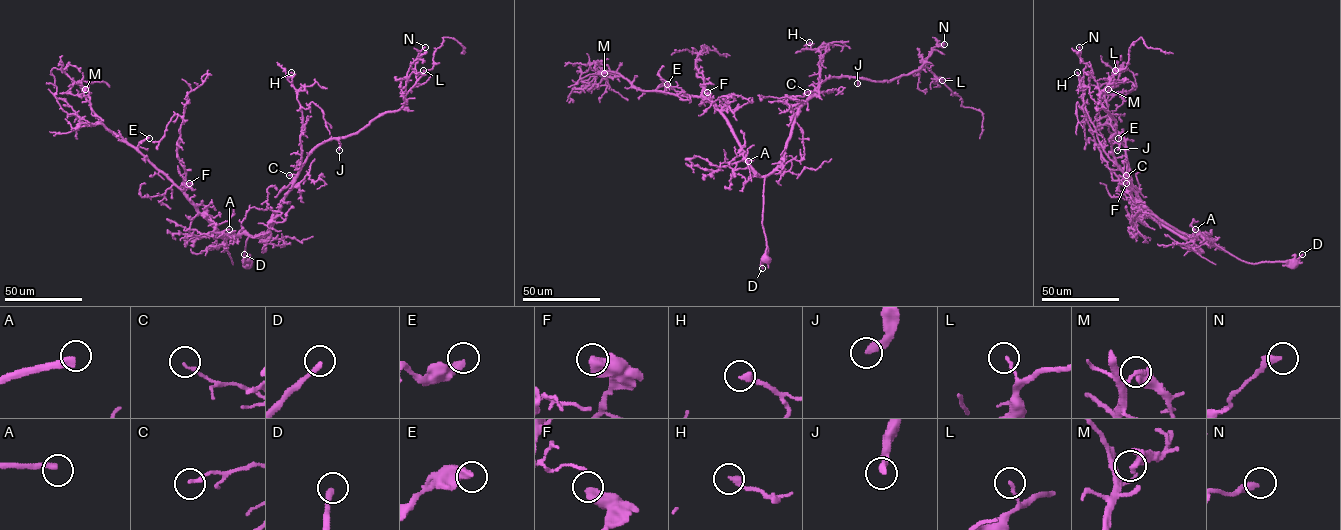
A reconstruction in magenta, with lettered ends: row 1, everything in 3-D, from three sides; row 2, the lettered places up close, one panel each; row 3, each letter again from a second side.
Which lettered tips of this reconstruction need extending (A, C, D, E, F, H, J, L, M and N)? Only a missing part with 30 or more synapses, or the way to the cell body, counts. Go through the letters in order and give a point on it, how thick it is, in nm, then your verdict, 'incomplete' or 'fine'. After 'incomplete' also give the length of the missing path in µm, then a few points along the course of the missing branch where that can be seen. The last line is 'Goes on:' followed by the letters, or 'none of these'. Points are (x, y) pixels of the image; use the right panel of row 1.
A: place (1195, 229); calibre 320 nm; incomplete; missing 80 µm; course (1195, 229), (1195, 225), (1205, 228), (1192, 220), (1190, 210)
C: place (1126, 175); calibre 160 nm; fine
D: place (1302, 254); calibre 260 nm; fine
E: place (1118, 138); calibre 380 nm; fine
F: place (1126, 183); calibre 500 nm; fine
H: place (1077, 72); calibre 260 nm; fine
J: place (1117, 150); calibre 320 nm; fine
L: place (1115, 70); calibre 140 nm; fine
M: place (1108, 89); calibre 360 nm; fine
N: place (1079, 47); calibre 320 nm; fine
Goes on: A

